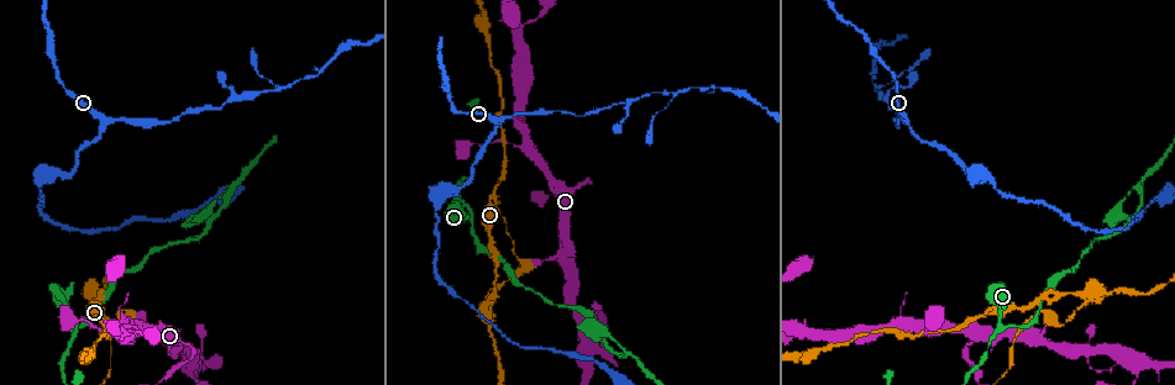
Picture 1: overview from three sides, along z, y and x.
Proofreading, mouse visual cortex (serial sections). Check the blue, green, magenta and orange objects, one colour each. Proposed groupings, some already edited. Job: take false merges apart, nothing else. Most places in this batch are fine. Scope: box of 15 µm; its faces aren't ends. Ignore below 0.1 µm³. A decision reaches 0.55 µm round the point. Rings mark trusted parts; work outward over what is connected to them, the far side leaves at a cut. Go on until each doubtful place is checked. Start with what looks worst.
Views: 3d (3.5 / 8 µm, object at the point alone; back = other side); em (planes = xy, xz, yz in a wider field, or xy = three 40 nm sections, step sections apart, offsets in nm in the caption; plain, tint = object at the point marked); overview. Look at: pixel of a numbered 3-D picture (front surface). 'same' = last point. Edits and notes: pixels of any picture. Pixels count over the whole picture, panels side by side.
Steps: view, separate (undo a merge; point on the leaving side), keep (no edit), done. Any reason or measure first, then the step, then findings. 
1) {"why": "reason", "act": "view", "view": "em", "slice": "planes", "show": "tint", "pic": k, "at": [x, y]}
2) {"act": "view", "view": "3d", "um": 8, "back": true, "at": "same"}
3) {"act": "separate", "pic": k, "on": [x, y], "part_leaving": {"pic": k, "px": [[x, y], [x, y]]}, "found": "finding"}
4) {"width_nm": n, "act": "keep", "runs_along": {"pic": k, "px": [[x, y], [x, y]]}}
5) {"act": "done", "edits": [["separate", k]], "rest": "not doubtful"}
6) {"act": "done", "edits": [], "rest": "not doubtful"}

{"why": "side arm on a straight run", "act": "view", "view": "3d", "um": 3.5, "pic": 1, "at": [489, 302]}

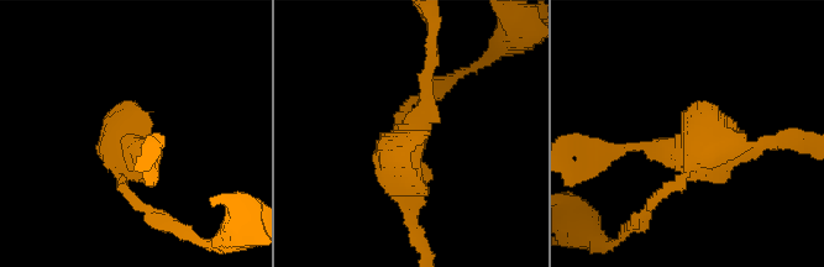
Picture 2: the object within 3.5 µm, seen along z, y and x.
{"act": "view", "view": "em", "slice": "xy", "step": 1, "show": "tint", "pic": 2, "at": [686, 155]}

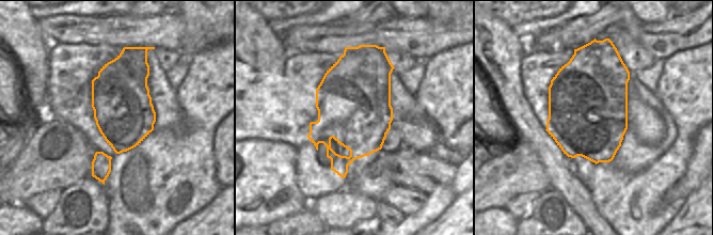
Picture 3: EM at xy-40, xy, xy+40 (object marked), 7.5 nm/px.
{"width_nm": 550, "act": "keep", "runs_along": {"pic": 2, "px": [[609, 150], [686, 157], [686, 177], [647, 207]]}, "found": "all the same cell"}

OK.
{"why": "three-way junction", "act": "view", "view": "3d", "um": 3.5, "pic": 1, "at": [78, 328]}

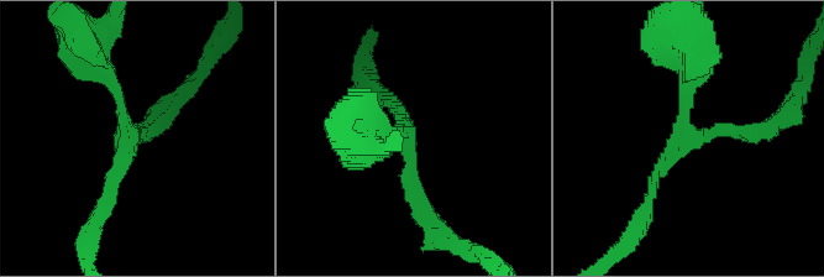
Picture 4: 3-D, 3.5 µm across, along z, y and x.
{"arms": 3, "act": "keep", "runs_along": {"pic": 4, "px": [[696, 63], [689, 131], [769, 131]]}, "found": "one cell here"}

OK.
{"act": "view", "view": "3d", "um": 3.5, "pic": 1, "at": [1123, 224]}

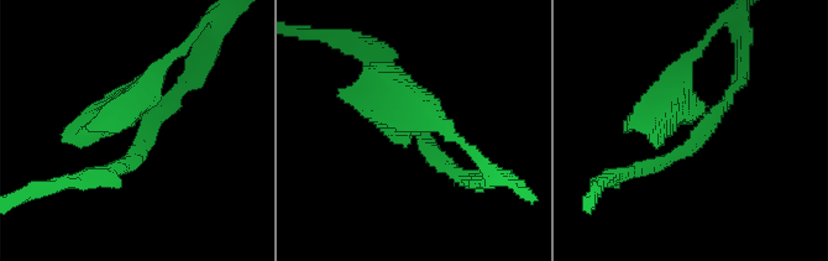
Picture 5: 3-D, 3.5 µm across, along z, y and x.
{"why": "shape alone is not enough", "act": "view", "view": "em", "slice": "planes", "show": "tint", "pic": 5, "at": [145, 140]}

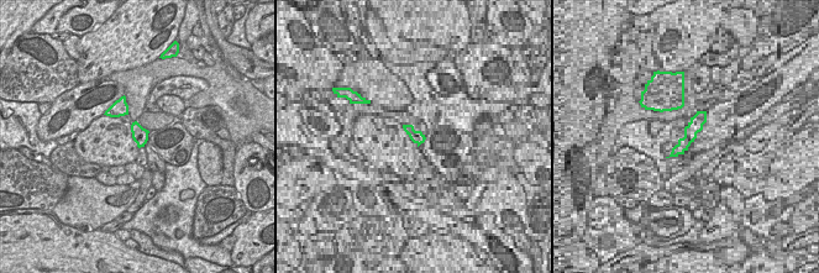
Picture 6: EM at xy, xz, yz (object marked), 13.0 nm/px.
{"act": "keep", "runs_along": {"pic": 5, "px": [[634, 172], [697, 139], [682, 73]]}, "found": "one cell here"}

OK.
{"why": "sharp bend", "act": "view", "view": "3d", "um": 3.5, "pic": 1, "at": [587, 181]}

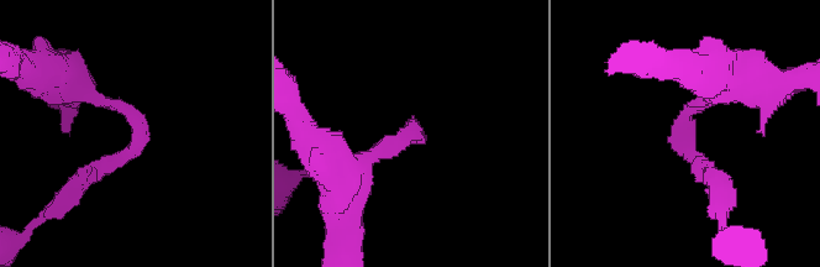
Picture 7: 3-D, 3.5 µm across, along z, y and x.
{"arm_widths_nm": [200, 200], "act": "view", "view": "em", "slice": "xy", "step": 5, "show": "plain", "pic": 7, "at": [683, 128]}

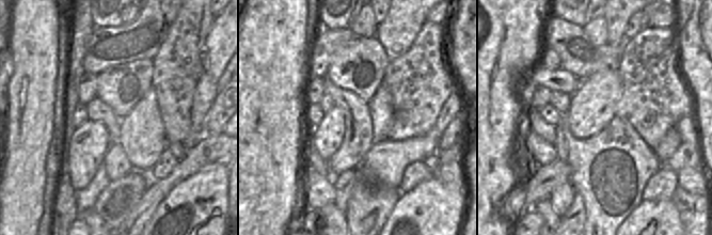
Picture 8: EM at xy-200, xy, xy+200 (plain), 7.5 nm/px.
{"why": "where the object lies", "act": "view", "view": "em", "slice": "xy", "step": 5, "show": "tint", "at": "same"}

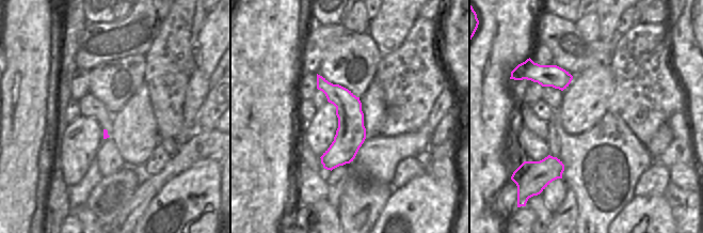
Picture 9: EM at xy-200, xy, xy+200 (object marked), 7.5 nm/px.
{"act": "keep", "found": "one cell here"}

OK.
{"act": "done", "edits": [], "rest": "not doubtful"}

